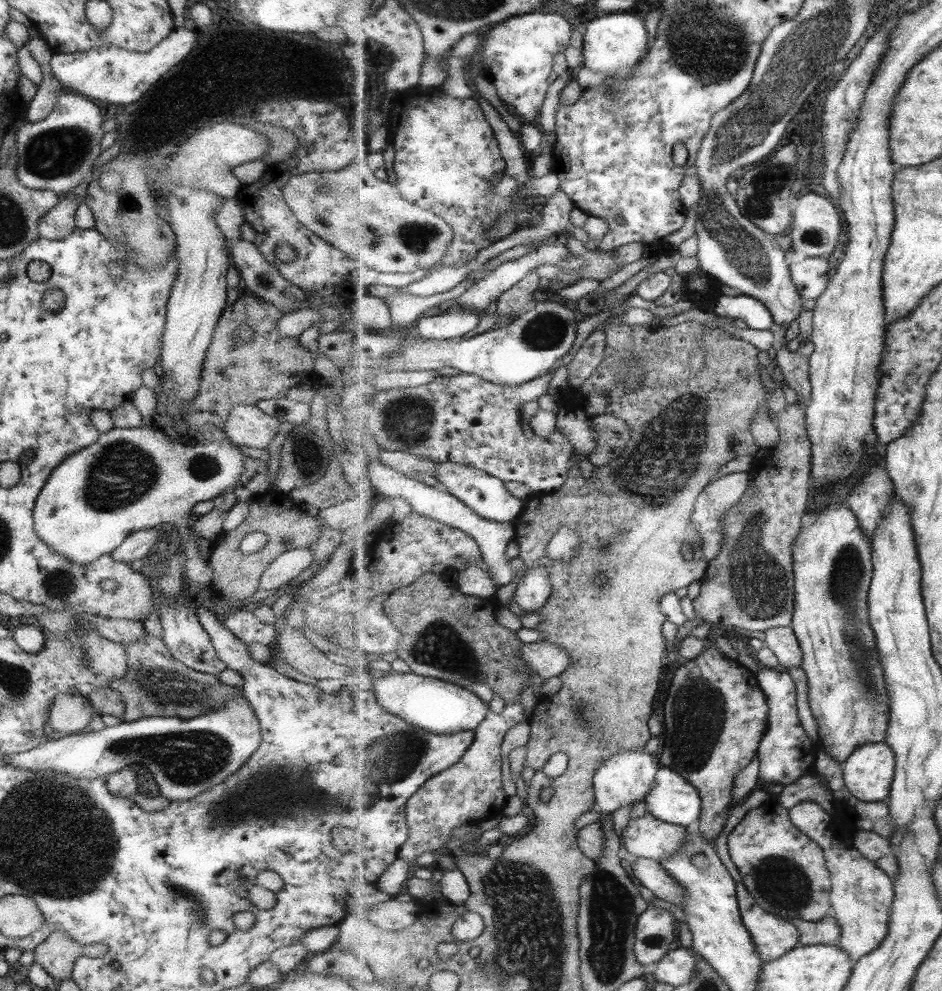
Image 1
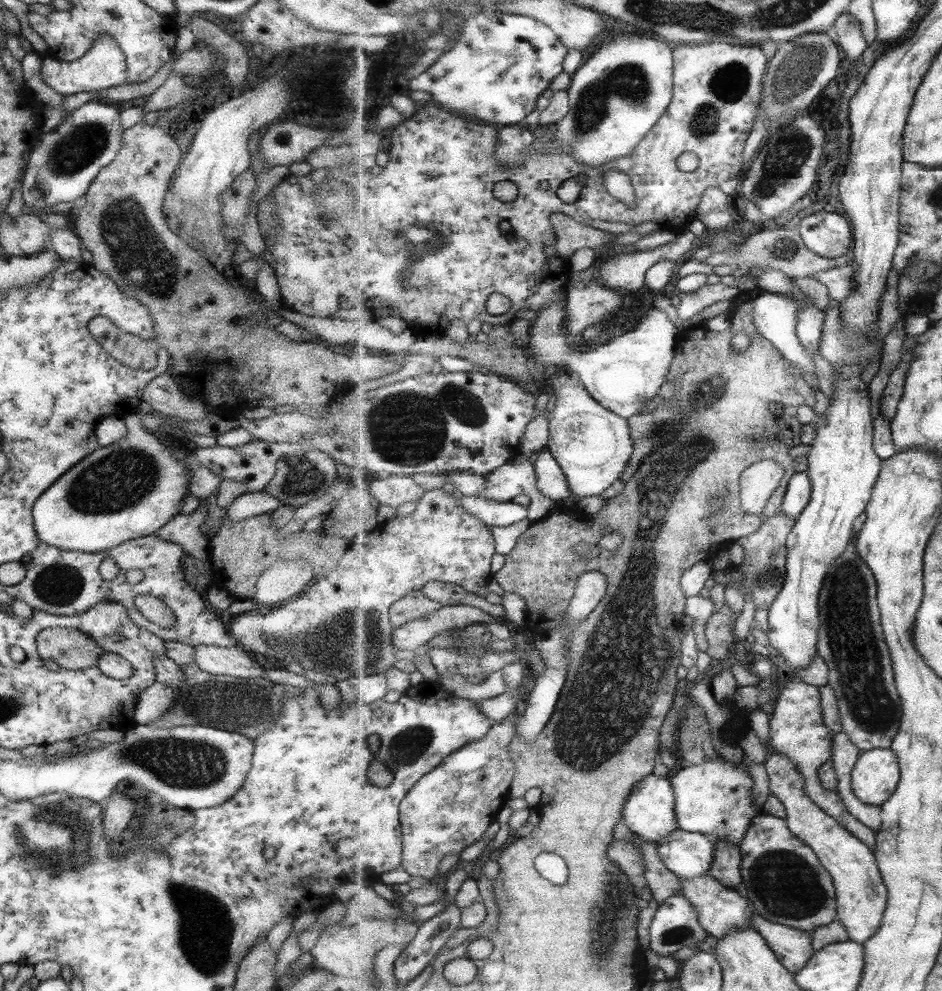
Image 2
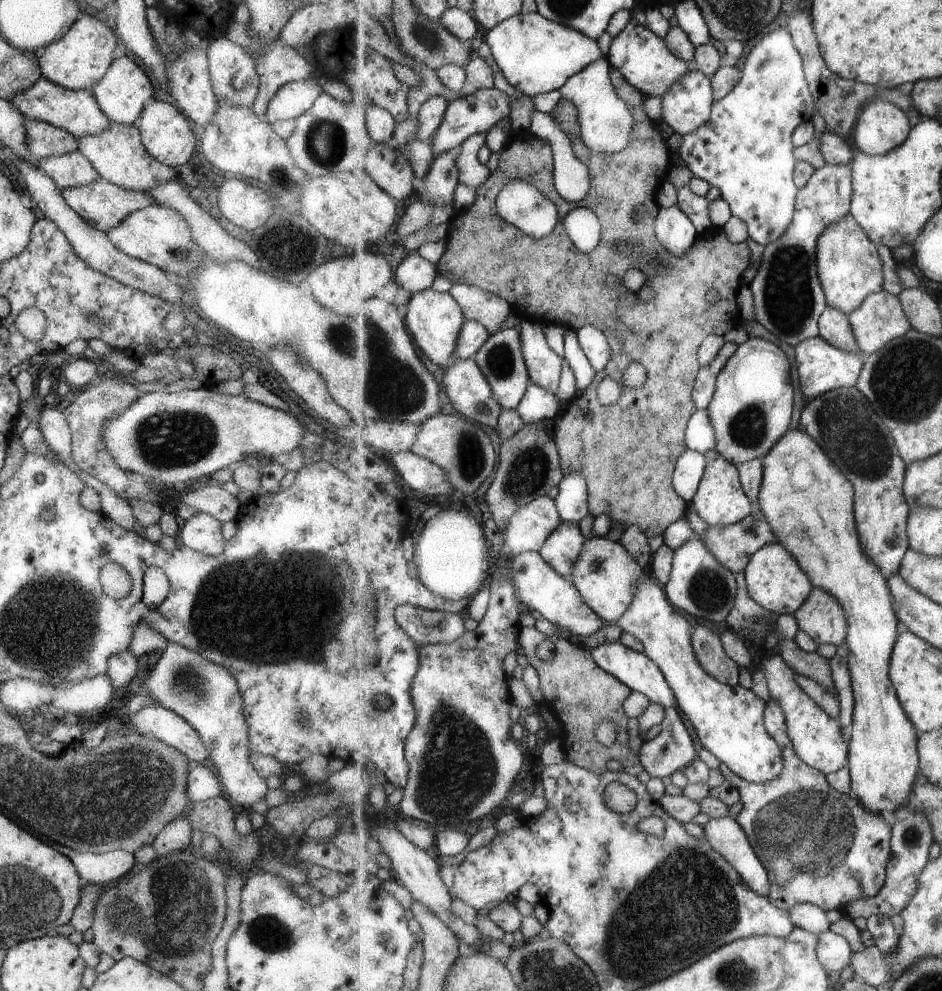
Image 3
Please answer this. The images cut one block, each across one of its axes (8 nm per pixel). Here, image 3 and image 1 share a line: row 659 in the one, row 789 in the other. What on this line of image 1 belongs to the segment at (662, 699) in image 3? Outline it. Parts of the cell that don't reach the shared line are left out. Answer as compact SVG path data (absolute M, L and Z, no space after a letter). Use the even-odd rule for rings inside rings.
M643 749L613 753L613 757L609 757L595 773L597 810L612 815L624 806L646 802L649 791L653 791L653 787L657 784L657 775L661 767L659 757Z

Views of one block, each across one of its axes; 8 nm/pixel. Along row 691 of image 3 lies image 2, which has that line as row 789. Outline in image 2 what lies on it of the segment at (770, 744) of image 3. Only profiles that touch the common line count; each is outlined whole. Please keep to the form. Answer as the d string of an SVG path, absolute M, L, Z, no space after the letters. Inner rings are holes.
M711 760L697 766L680 767L669 777L675 790L678 828L711 838L742 844L753 820L762 813L753 804L753 778L742 763Z

